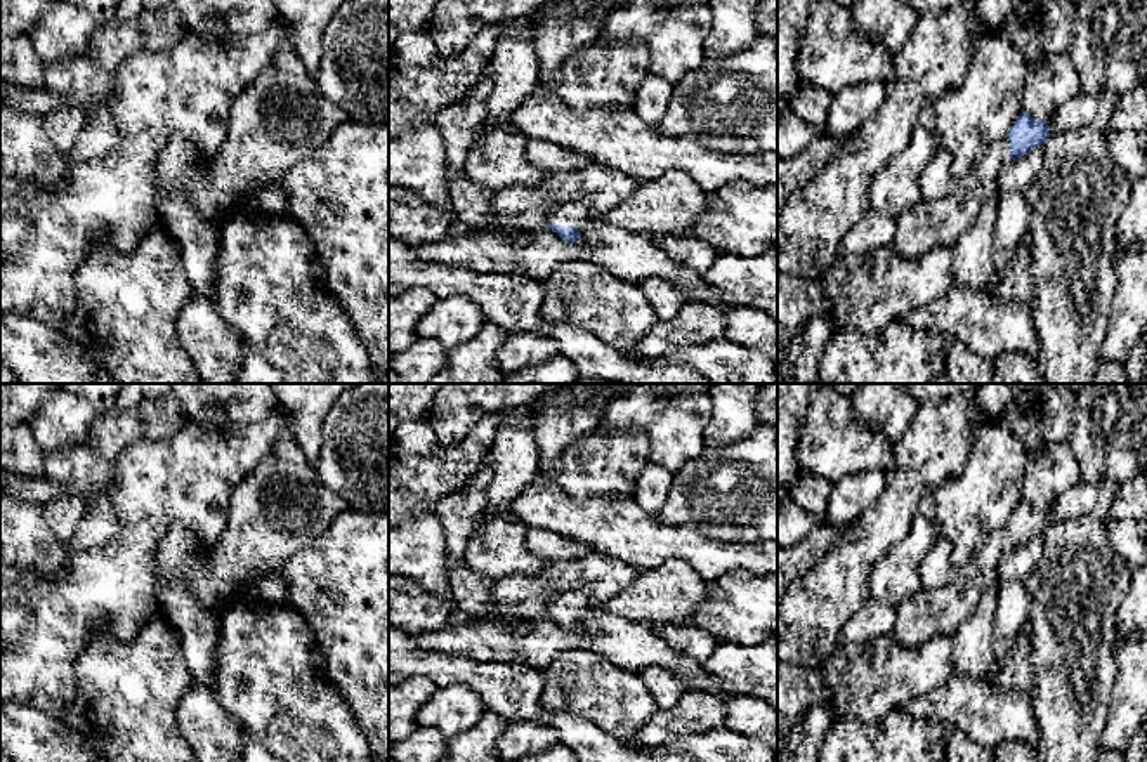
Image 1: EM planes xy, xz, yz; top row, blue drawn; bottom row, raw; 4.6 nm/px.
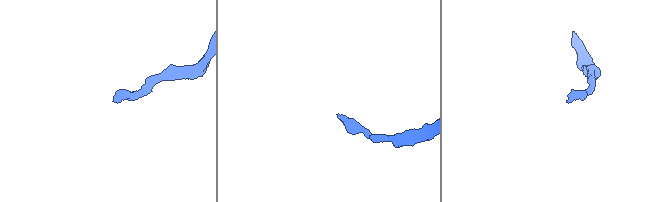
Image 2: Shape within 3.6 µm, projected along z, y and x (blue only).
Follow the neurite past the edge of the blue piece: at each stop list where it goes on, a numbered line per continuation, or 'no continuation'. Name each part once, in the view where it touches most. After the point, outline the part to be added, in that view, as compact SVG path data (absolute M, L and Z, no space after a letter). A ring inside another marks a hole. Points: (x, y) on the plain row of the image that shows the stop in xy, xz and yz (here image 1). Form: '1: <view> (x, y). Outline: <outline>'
1: xz (575, 601). Outline: M578 587L574 590L562 592L557 595L547 613L555 611L557 614L574 614L578 620L588 608L588 590L585 587Z

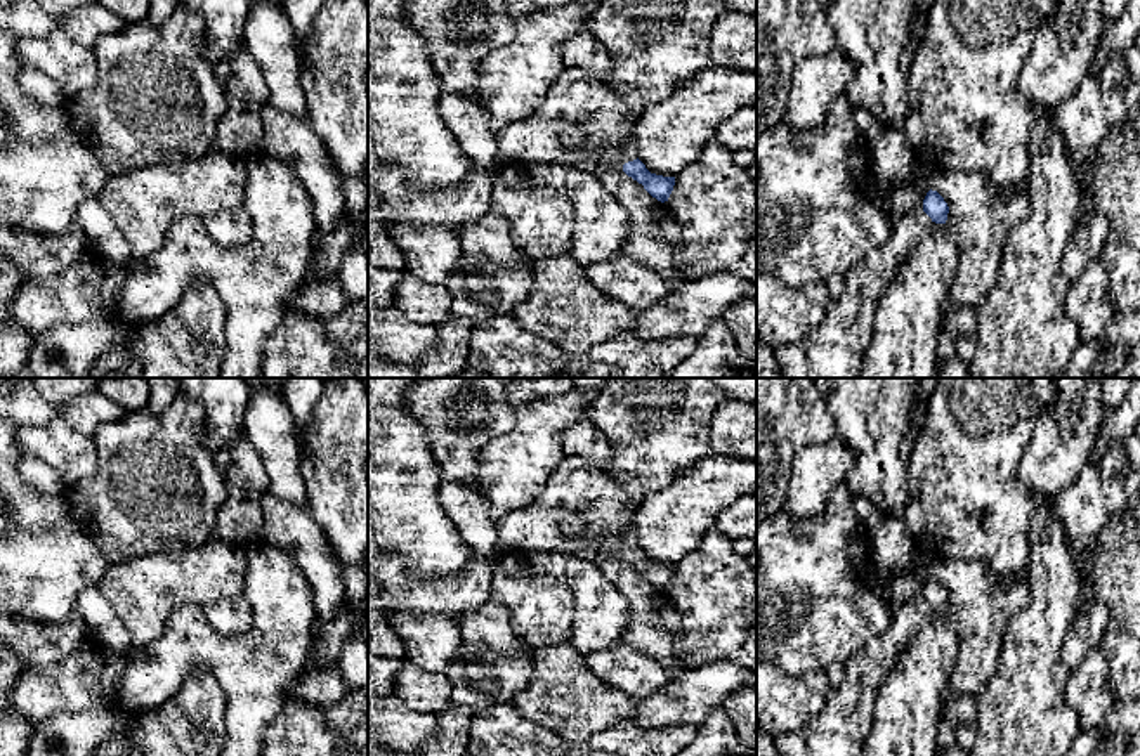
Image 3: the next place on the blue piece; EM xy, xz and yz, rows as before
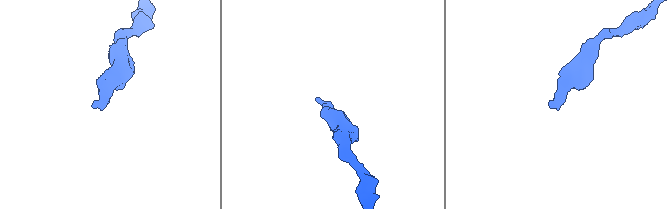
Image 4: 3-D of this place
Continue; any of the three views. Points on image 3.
1: xz (613, 545). Outline: M633 522L619 534L606 534L599 541L599 550L611 558L623 558L623 553L637 548L637 531Z

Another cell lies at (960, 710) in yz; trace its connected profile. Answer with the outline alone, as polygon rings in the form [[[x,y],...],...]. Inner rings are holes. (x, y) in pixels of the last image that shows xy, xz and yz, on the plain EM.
[[[953,694],[944,707],[944,718],[953,728],[963,723],[977,725],[975,697]]]

